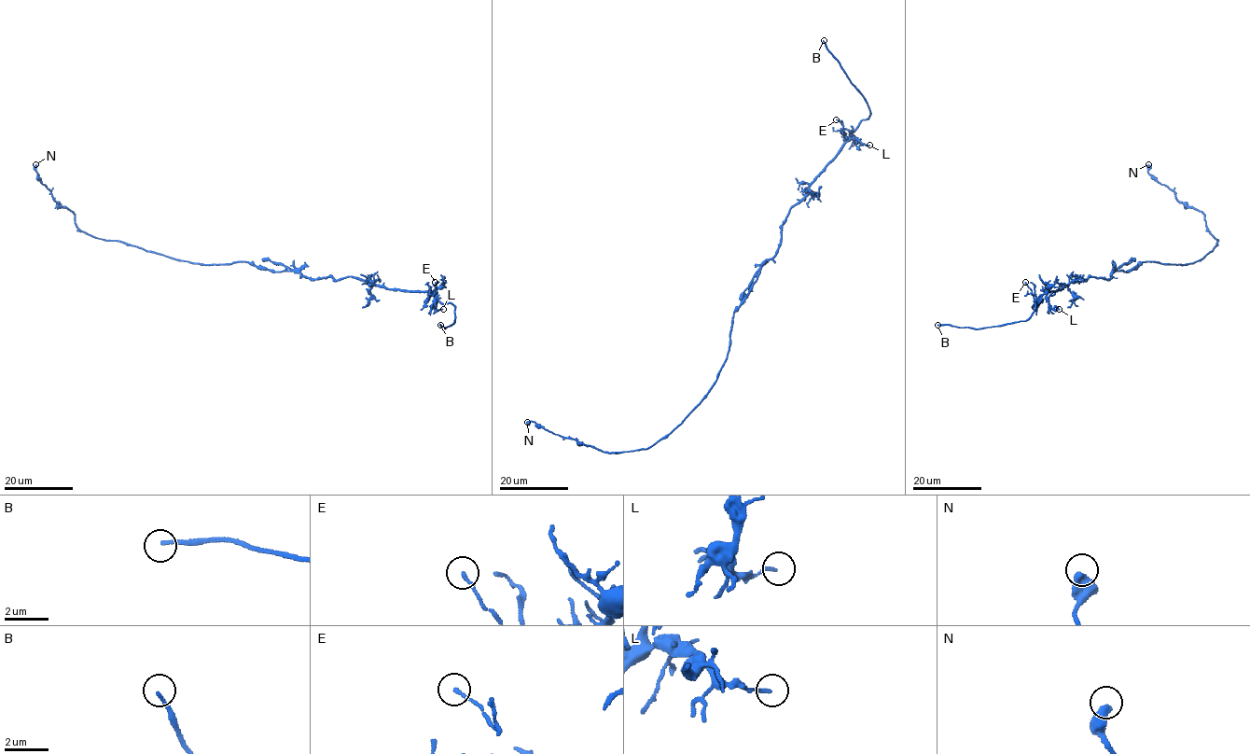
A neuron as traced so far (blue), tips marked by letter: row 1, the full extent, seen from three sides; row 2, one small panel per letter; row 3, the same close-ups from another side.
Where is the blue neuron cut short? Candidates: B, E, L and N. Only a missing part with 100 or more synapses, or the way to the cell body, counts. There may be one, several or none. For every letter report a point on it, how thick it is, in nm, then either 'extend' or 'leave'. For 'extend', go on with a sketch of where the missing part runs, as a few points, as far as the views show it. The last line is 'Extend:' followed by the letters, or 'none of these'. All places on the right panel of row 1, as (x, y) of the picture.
B: place (937, 325); calibre 140 nm; extend
E: place (1025, 282); calibre 140 nm; leave
L: place (1059, 309); calibre 140 nm; leave
N: place (1148, 164); calibre 480 nm; leave
Extend: B

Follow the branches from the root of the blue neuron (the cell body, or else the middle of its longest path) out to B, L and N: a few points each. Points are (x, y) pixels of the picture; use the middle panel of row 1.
B: (746, 294), (760, 267), (775, 255), (788, 212), (871, 114), (824, 40)
L: (746, 294), (760, 267), (775, 255), (781, 225), (807, 192), (809, 185), (851, 138), (869, 145)
N: (746, 294), (733, 314), (729, 349), (715, 383), (688, 415), (652, 445), (604, 453), (527, 422)

